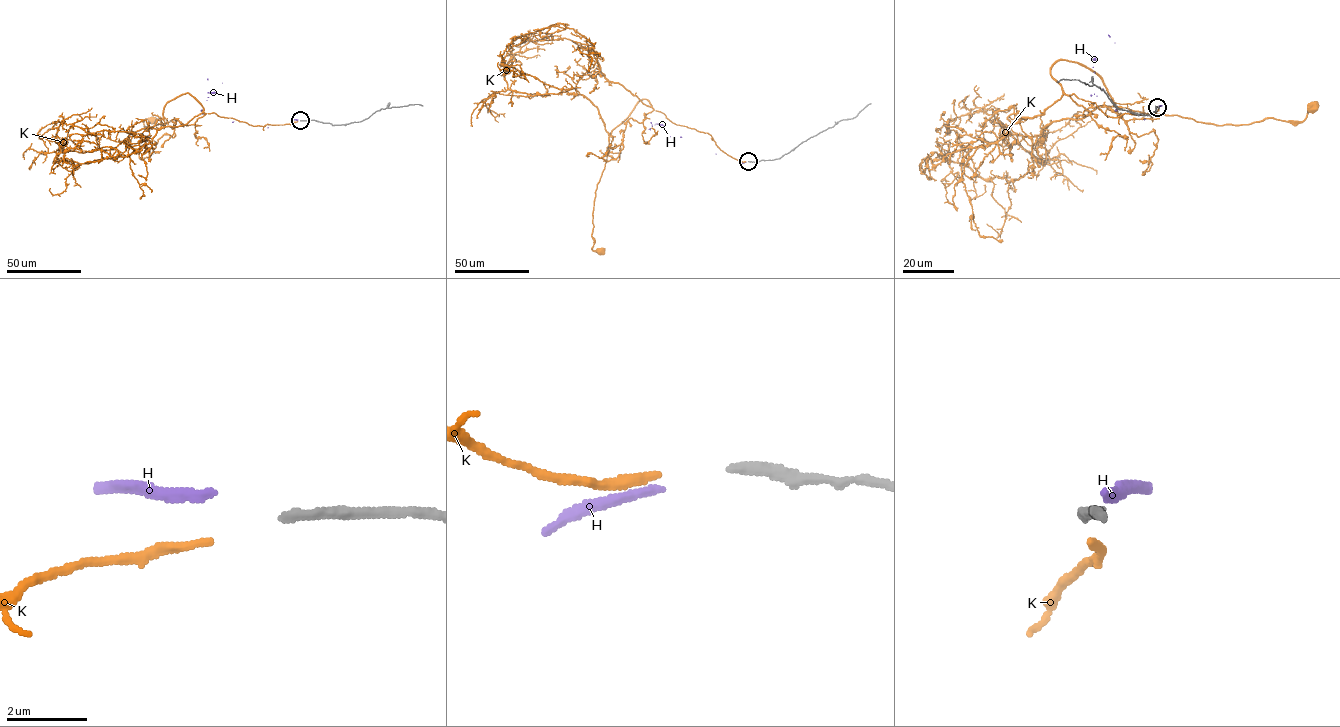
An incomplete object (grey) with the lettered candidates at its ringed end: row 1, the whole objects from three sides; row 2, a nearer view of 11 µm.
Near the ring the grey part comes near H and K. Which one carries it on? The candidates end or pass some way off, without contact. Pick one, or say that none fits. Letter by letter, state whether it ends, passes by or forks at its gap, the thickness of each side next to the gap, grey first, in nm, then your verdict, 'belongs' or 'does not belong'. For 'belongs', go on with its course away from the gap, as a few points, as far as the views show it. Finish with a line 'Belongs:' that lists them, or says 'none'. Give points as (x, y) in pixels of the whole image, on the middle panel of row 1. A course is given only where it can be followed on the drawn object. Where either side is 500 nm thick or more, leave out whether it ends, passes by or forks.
H: it ends there; 240 nm thick on the grey side, 220 nm on the other; does not belong
K: it ends there; 240 nm thick on the grey side, 200 nm on the other; belongs; it runs (745, 161), (723, 152), (707, 133), (676, 124), (641, 99), (609, 138), (593, 215), (591, 249), (600, 252)
Belongs: K

